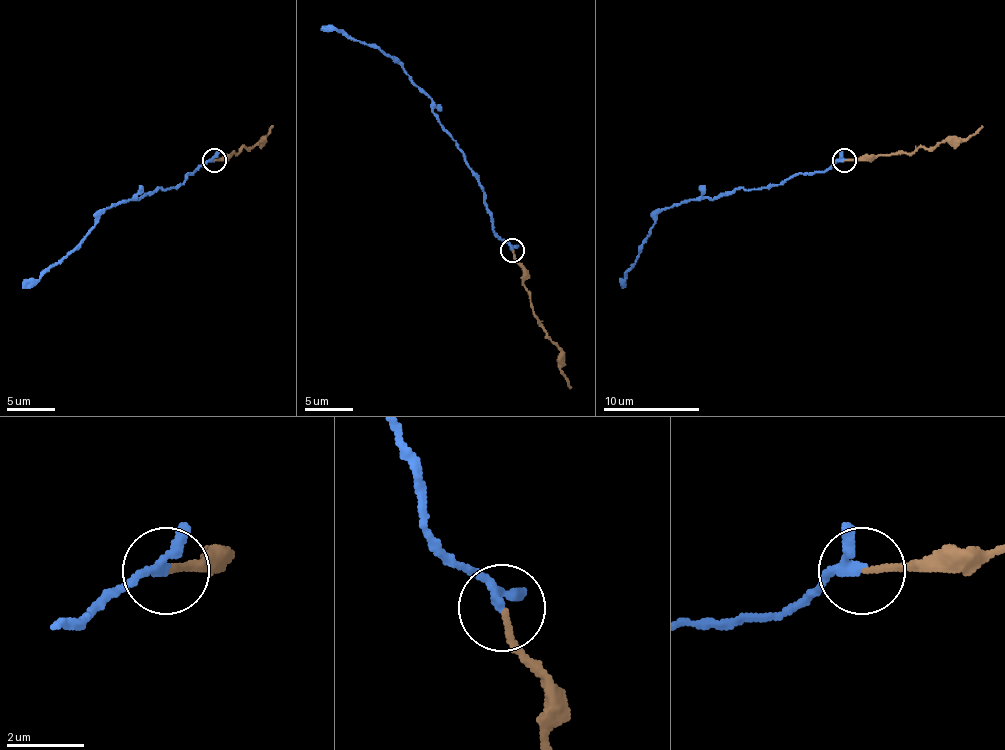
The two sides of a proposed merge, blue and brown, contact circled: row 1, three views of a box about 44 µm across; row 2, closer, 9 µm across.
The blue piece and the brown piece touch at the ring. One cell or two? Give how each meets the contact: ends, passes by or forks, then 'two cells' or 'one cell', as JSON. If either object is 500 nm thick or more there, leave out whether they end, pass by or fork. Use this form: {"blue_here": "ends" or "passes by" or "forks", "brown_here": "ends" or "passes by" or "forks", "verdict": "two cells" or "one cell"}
{"blue_here": "passes by", "brown_here": "ends", "verdict": "one cell"}

